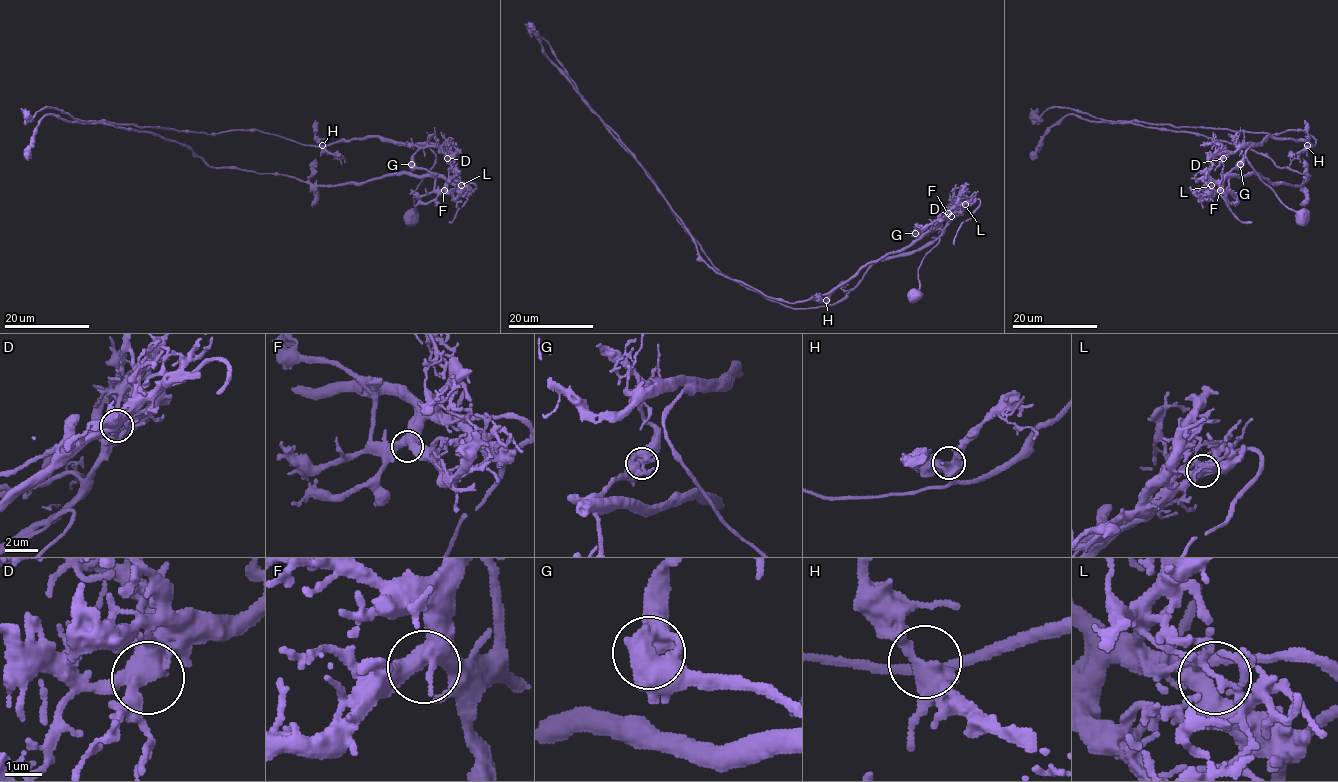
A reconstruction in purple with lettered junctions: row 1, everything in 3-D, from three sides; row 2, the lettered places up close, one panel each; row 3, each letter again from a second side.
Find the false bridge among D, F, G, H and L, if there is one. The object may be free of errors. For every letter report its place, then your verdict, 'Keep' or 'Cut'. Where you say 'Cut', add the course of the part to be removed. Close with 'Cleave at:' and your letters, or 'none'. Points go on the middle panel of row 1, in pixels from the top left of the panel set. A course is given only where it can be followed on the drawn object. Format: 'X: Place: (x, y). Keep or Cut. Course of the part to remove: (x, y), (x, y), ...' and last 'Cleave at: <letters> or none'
D: Place: (951, 216). Keep
F: Place: (948, 213). Keep
G: Place: (915, 233). Cut. Course of the part to remove: (916, 232), (935, 225), (804, 301), (771, 298), (716, 273), (530, 24)
H: Place: (826, 300). Keep
L: Place: (965, 204). Keep
Cleave at: G

